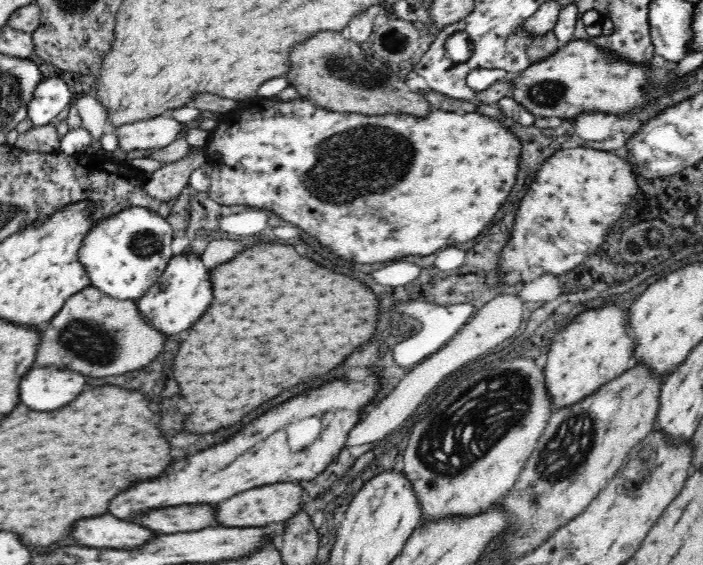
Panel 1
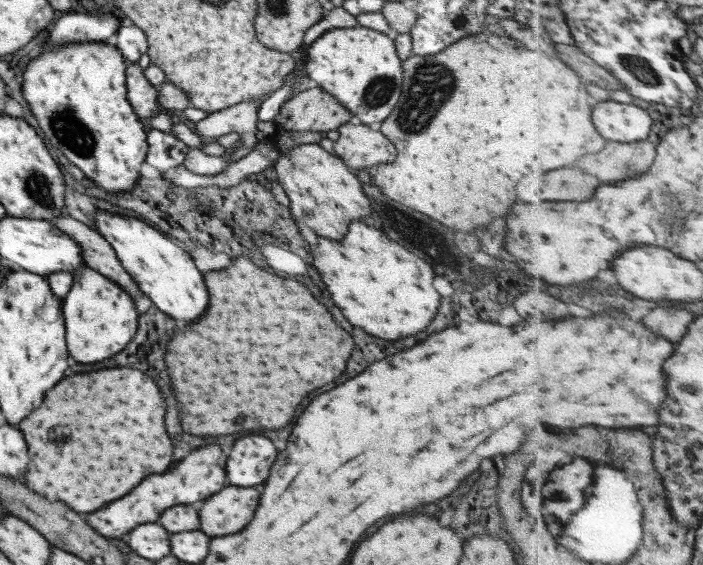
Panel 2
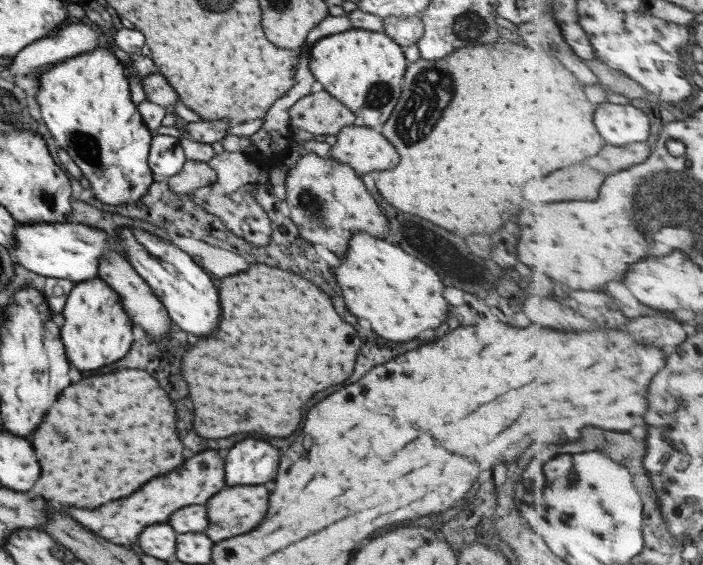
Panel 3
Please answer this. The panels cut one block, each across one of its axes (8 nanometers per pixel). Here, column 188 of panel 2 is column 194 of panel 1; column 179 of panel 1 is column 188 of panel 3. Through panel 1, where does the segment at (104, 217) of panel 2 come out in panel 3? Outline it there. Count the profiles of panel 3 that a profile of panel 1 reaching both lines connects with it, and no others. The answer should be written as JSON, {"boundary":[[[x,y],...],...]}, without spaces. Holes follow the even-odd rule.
{"boundary":[[[118,228],[115,234],[128,253],[126,260],[130,266],[150,285],[154,295],[166,307],[170,318],[182,330],[194,336],[212,336],[214,330],[218,330],[218,316],[222,316],[218,288],[214,286],[210,275],[189,254],[140,228]]]}

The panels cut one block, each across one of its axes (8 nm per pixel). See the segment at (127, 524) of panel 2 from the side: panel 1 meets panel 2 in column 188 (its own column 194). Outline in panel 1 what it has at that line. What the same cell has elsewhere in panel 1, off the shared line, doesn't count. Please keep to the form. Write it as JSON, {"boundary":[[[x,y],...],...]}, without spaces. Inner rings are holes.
{"boundary":[[[370,374],[360,382],[332,380],[324,386],[306,390],[258,416],[254,422],[246,424],[240,434],[192,456],[190,462],[188,458],[174,460],[174,464],[168,466],[168,472],[118,494],[110,504],[110,514],[128,520],[128,516],[136,512],[148,512],[154,508],[202,502],[216,504],[250,488],[312,480],[338,458],[348,432],[360,421],[362,408],[378,390],[380,381],[376,374]]]}

